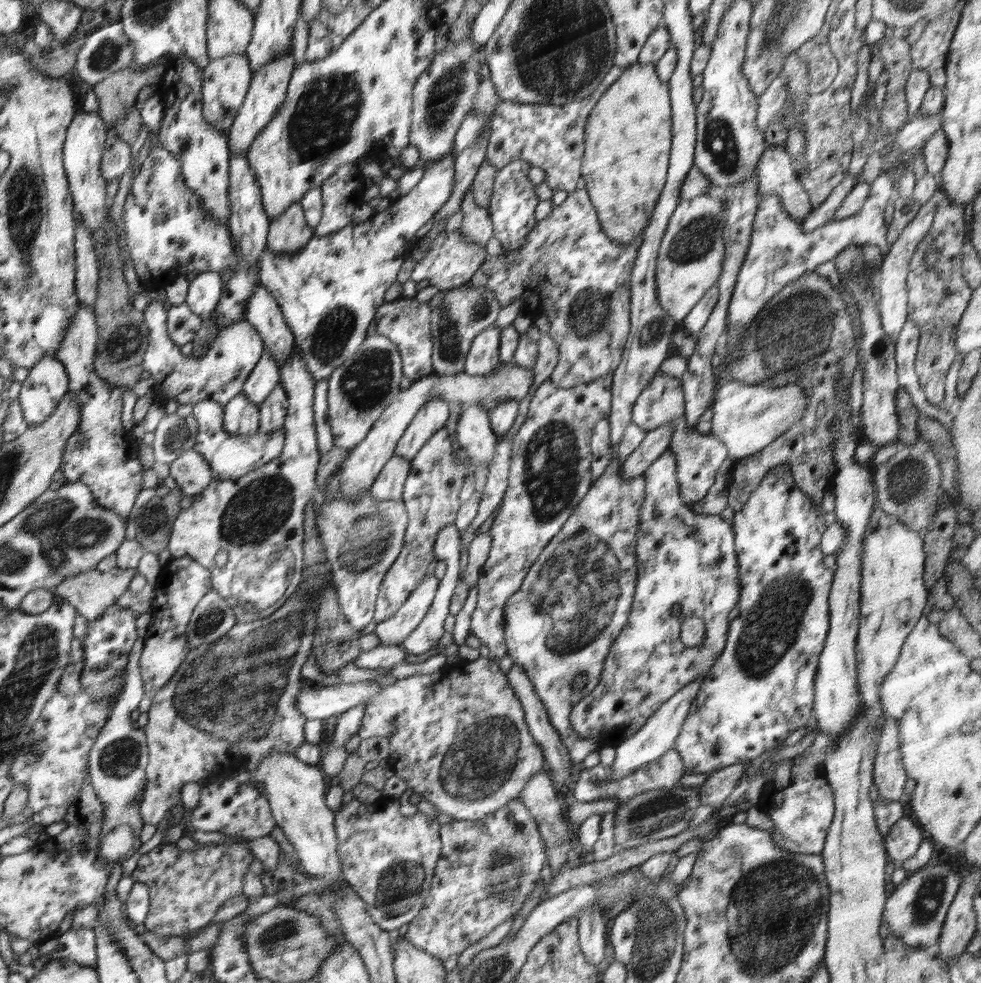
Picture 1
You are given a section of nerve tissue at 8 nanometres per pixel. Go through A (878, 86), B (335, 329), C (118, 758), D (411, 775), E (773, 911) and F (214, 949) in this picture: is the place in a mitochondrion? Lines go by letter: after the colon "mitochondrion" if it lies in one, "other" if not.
A: other
B: mitochondrion
C: mitochondrion
D: other
E: mitochondrion
F: other

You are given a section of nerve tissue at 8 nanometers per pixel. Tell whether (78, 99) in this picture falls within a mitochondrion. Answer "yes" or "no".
no

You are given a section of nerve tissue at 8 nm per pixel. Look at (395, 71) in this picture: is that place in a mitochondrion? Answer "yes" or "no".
no

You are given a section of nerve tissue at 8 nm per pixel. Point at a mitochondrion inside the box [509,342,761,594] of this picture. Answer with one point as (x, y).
(551, 465)

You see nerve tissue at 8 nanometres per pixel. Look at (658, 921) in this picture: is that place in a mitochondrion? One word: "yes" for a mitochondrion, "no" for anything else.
yes

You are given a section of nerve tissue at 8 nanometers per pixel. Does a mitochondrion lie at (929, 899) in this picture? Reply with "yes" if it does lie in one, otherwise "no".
yes

